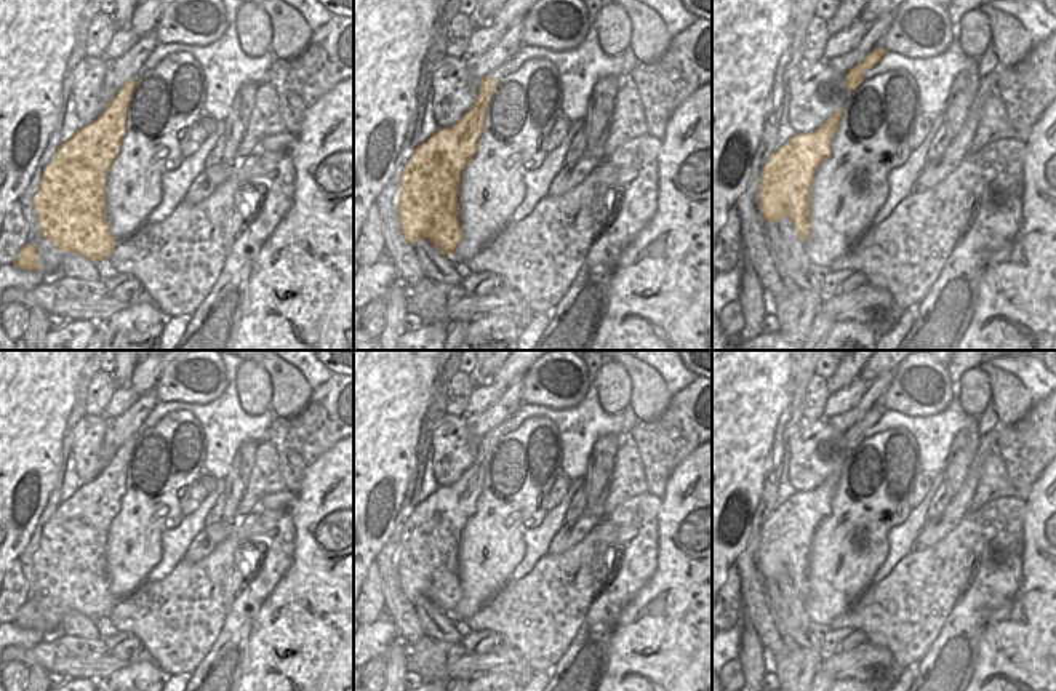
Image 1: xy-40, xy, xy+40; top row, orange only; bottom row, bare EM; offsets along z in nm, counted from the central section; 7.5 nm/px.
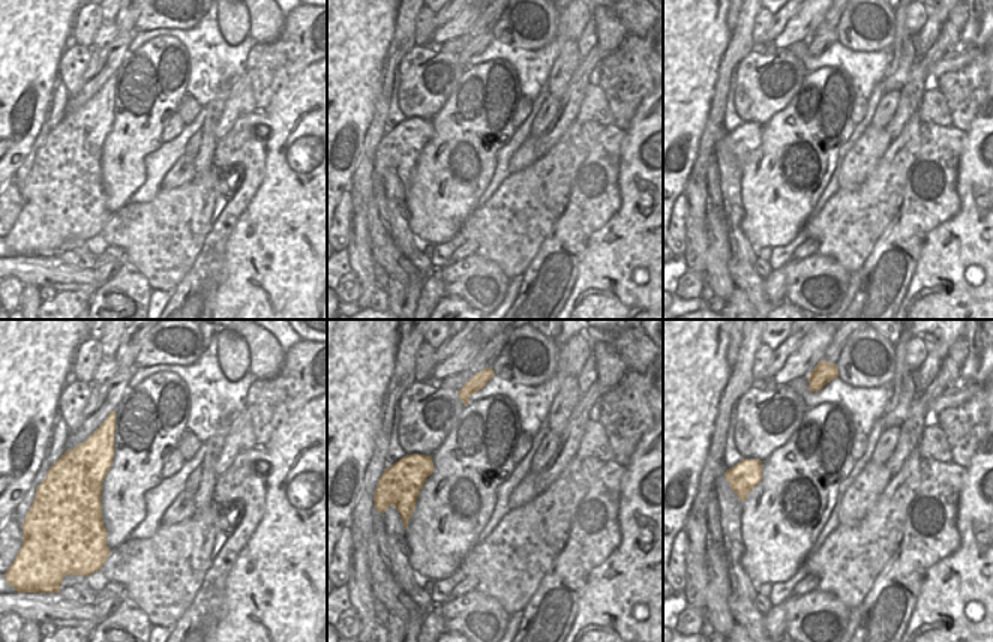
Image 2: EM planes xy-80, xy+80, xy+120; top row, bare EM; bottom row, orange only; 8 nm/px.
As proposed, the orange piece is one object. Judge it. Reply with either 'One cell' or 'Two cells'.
One cell.

